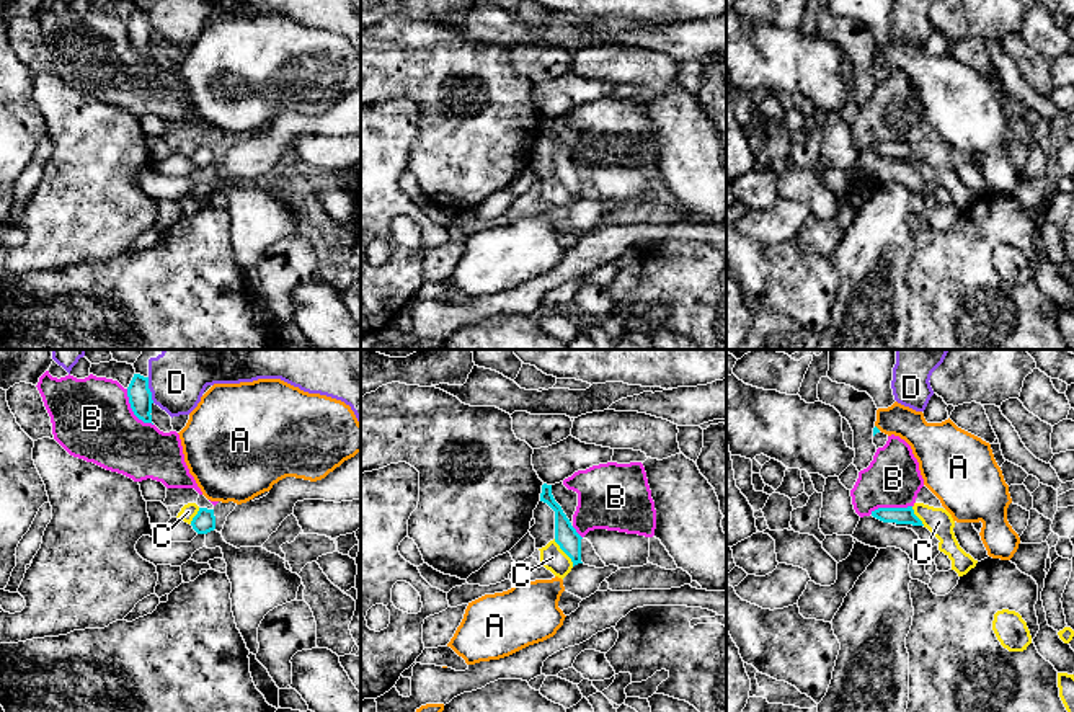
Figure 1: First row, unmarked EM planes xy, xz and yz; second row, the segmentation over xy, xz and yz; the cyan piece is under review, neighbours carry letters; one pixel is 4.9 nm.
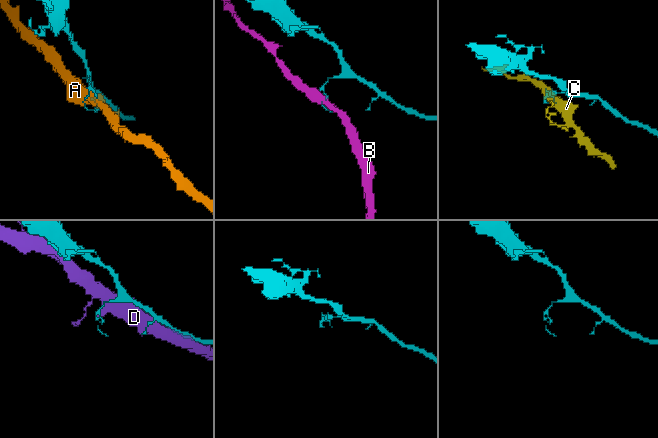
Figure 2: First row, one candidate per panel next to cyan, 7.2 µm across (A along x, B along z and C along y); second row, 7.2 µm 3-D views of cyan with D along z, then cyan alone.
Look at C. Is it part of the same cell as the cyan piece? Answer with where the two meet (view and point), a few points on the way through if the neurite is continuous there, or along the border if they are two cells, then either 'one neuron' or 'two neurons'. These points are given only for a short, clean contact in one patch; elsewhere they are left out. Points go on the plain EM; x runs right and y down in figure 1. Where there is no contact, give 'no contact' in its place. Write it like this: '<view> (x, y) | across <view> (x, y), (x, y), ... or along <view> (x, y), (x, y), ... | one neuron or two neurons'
xz (563, 185) | along xz (554, 173), (573, 200) | two neurons

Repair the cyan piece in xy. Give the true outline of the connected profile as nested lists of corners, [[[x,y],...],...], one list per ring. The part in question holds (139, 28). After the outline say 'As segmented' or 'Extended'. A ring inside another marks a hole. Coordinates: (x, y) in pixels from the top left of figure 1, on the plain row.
[[[134,8],[129,21],[127,31],[134,49],[144,57],[152,57],[152,26],[149,23],[149,11]]]. As segmented

